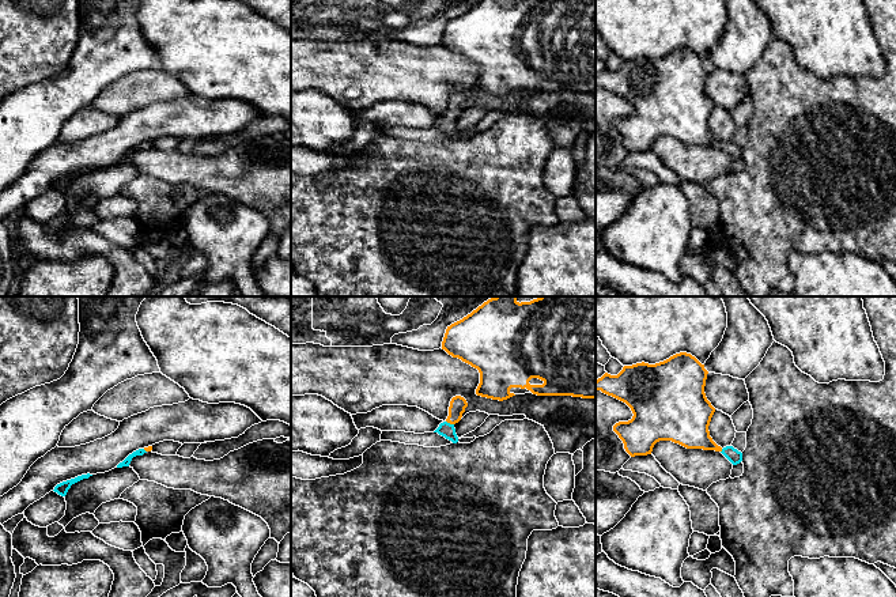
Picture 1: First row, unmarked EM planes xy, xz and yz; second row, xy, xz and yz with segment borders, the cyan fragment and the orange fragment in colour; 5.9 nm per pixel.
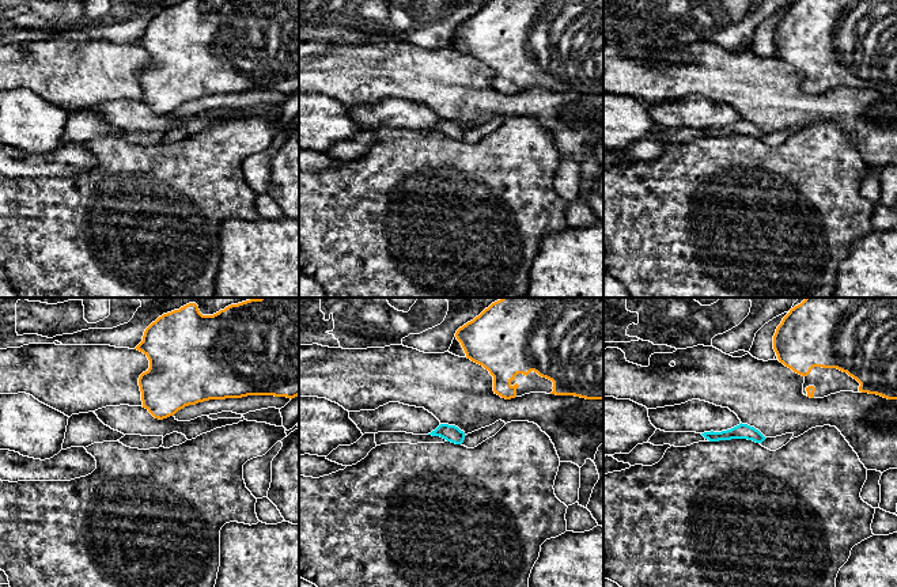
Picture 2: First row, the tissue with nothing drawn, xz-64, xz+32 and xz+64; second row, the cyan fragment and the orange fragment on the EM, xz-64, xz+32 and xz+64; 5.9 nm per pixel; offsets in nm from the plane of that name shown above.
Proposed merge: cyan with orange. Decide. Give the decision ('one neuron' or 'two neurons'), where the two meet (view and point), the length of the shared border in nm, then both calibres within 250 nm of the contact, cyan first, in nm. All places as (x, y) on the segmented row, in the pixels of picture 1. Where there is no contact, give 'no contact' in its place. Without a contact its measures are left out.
one neuron; contact xz (449, 423); length 50 nm; calibres 90 and 100 nm

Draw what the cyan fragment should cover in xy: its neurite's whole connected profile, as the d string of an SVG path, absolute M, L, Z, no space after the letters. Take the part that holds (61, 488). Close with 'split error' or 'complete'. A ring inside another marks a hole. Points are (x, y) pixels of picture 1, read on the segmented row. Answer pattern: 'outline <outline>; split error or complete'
outline M87 473L87 475L82 475L82 476L77 476L75 479L63 481L63 483L57 484L53 491L61 496L65 496L72 484L75 484L83 479L88 479L90 476L92 476L92 475Z; complete

